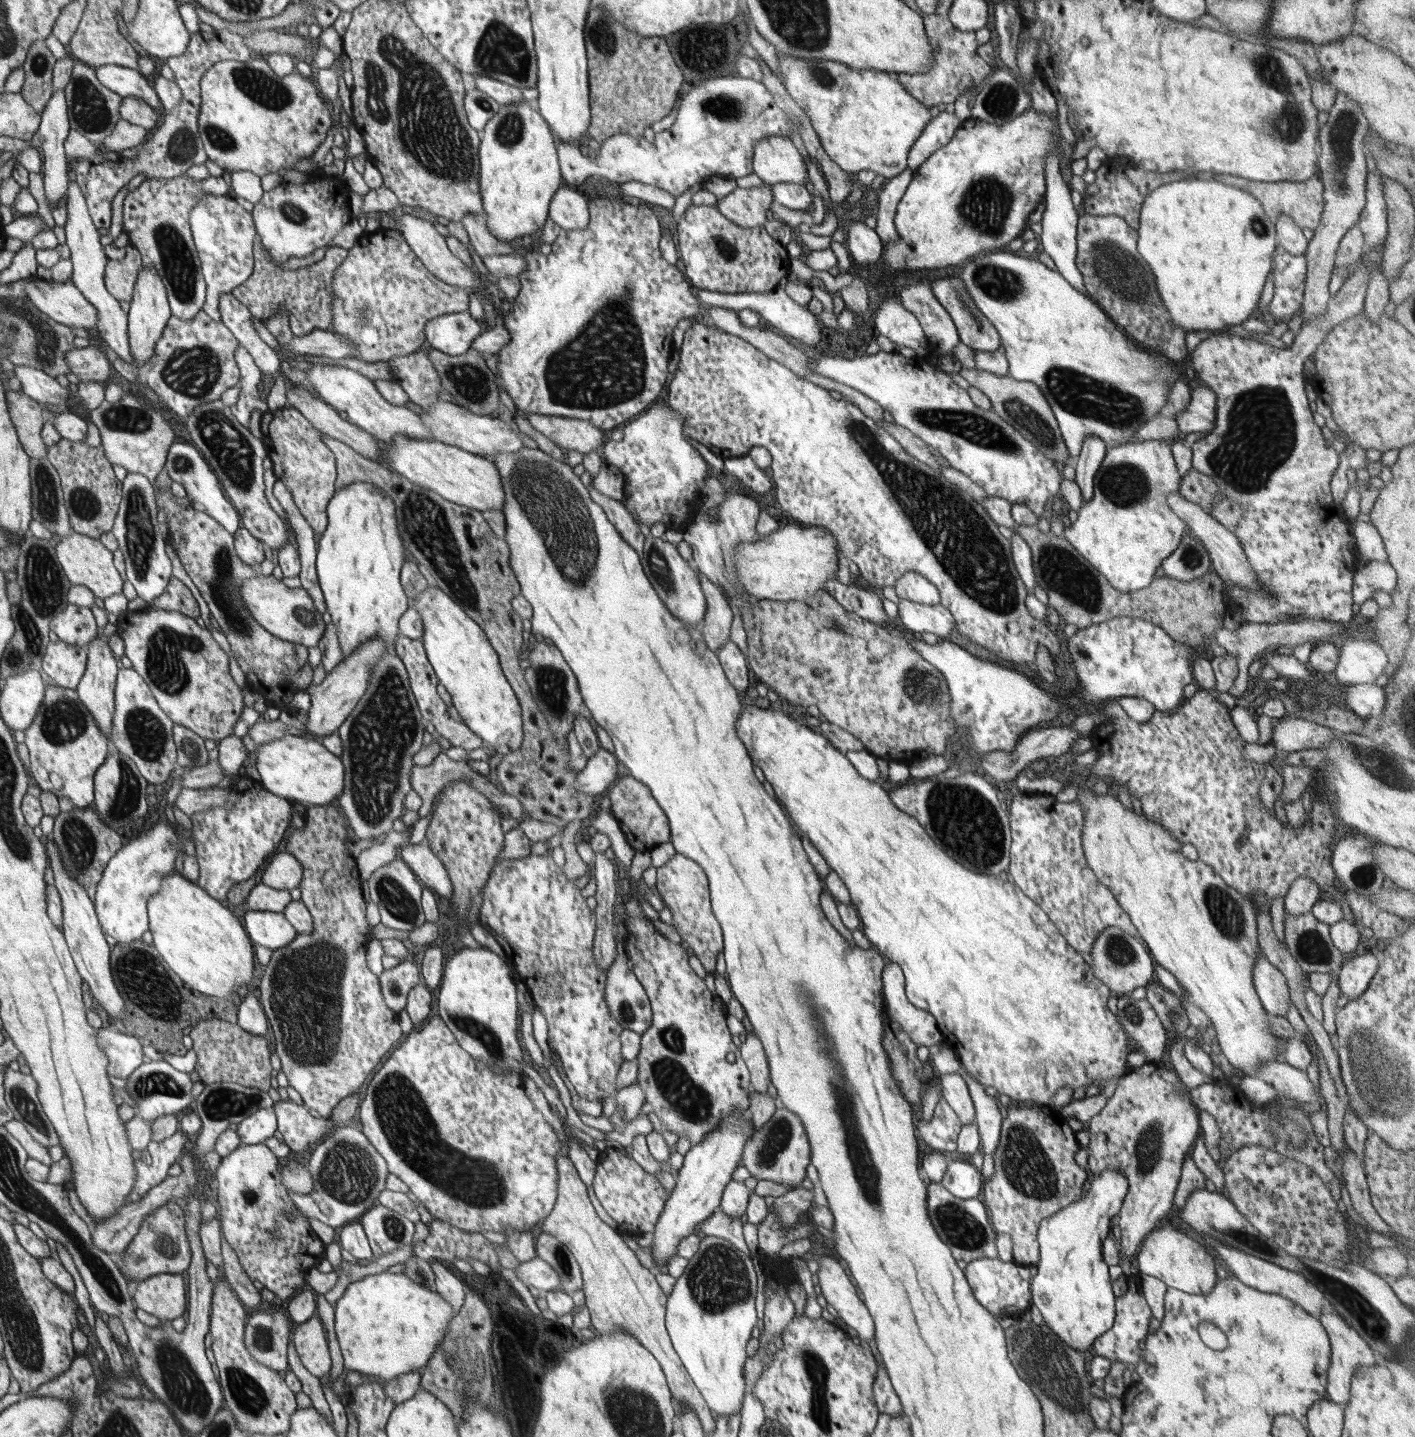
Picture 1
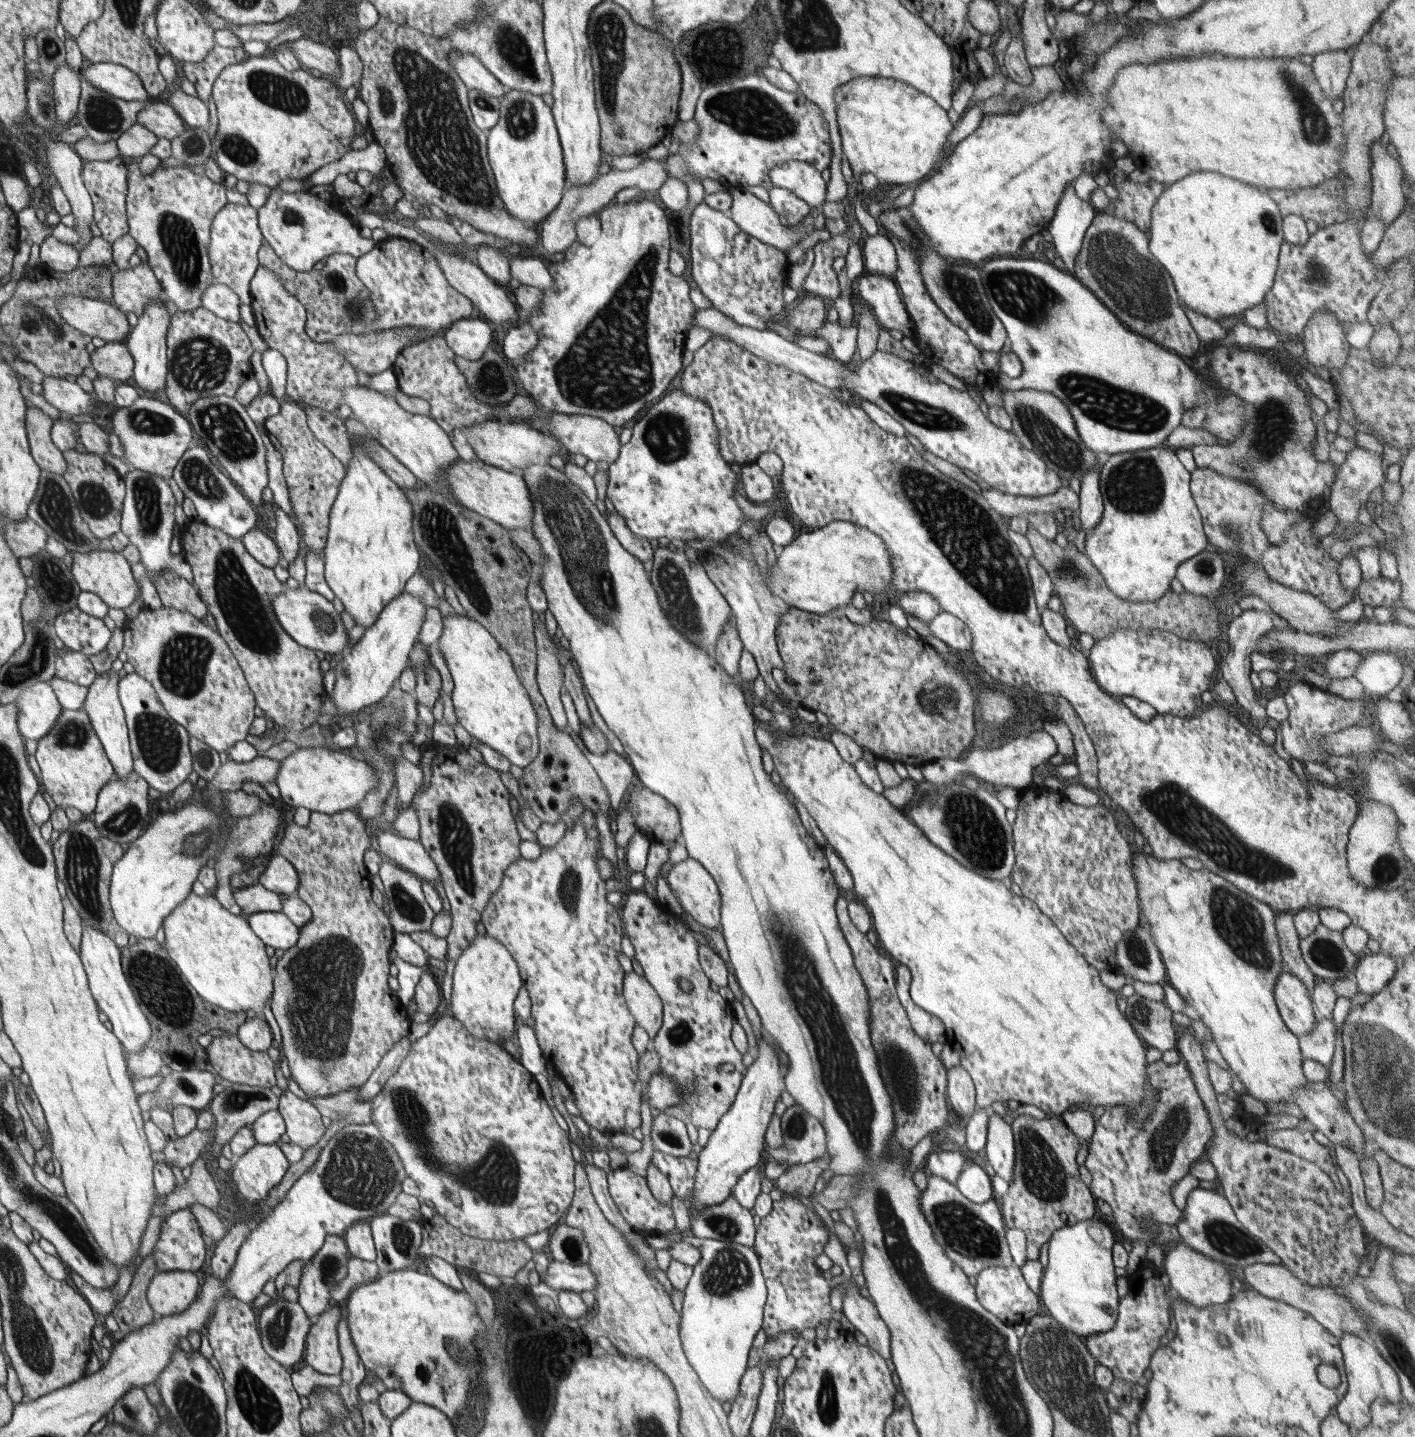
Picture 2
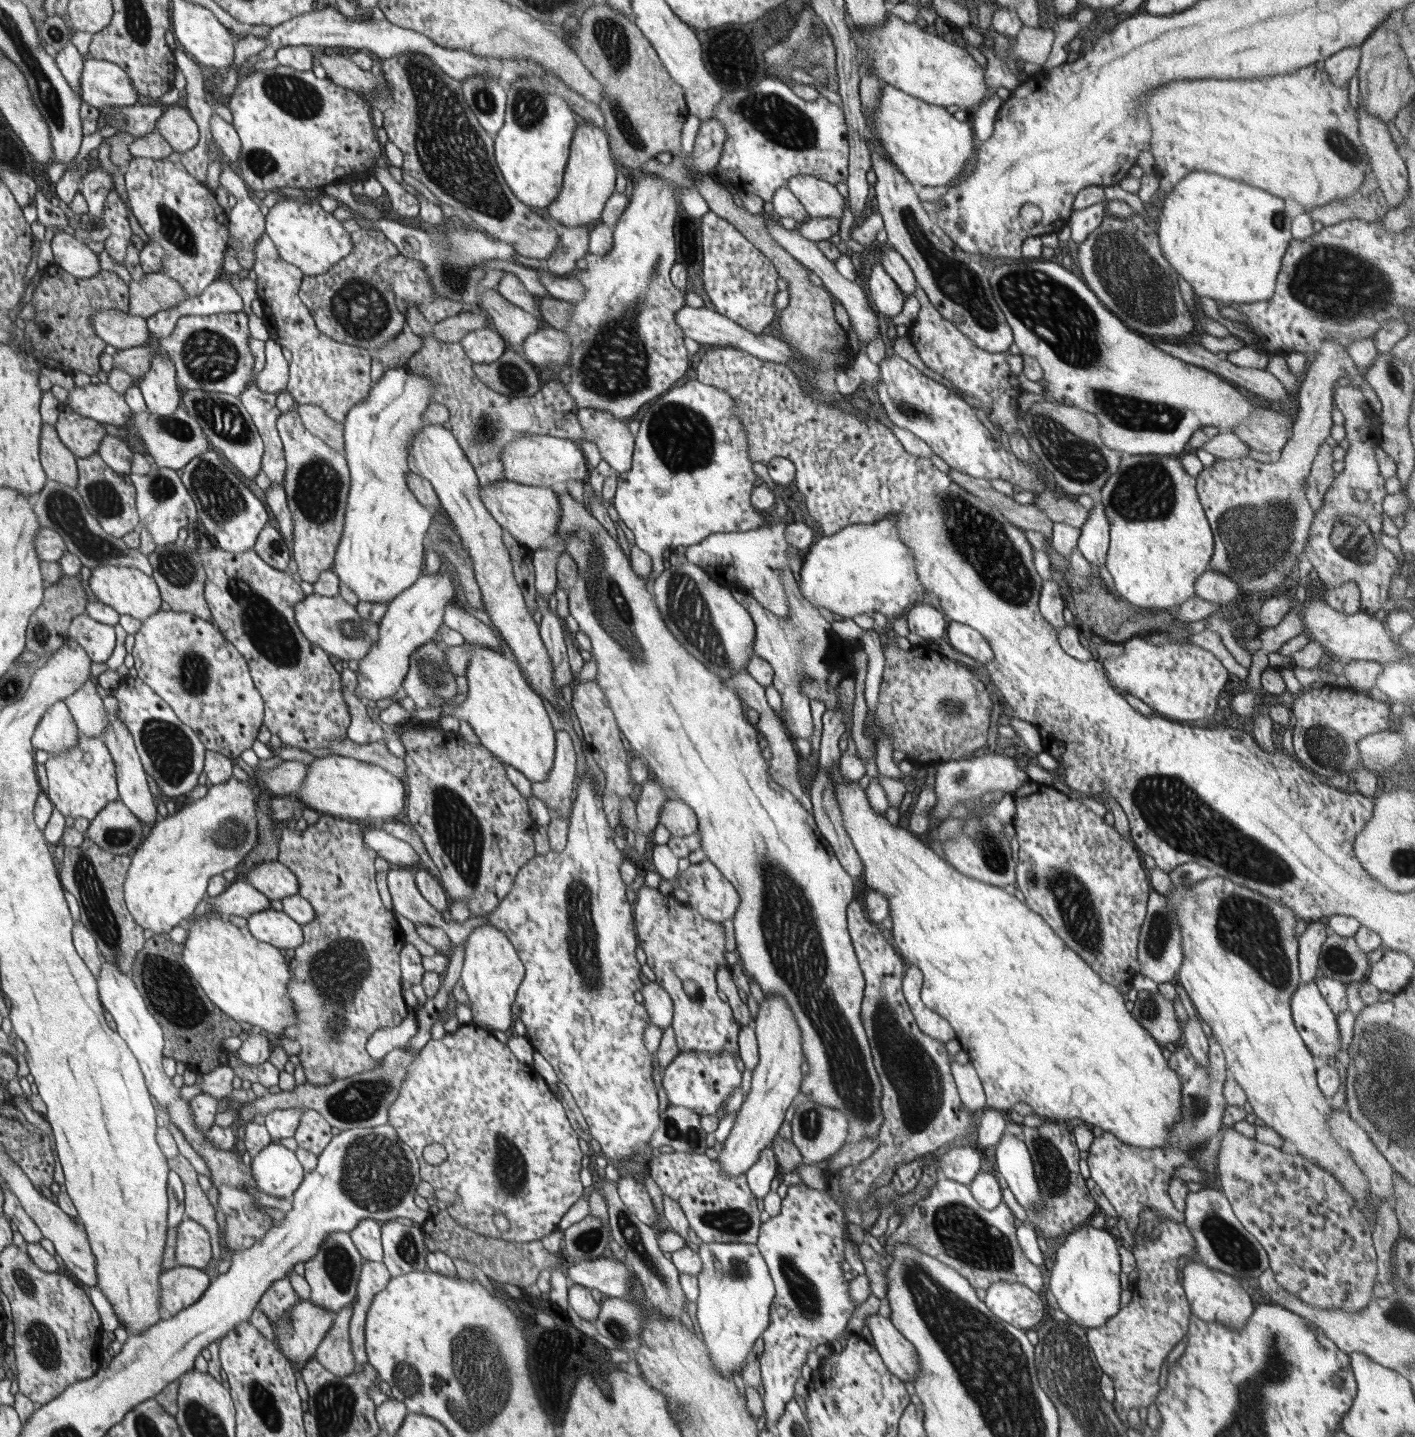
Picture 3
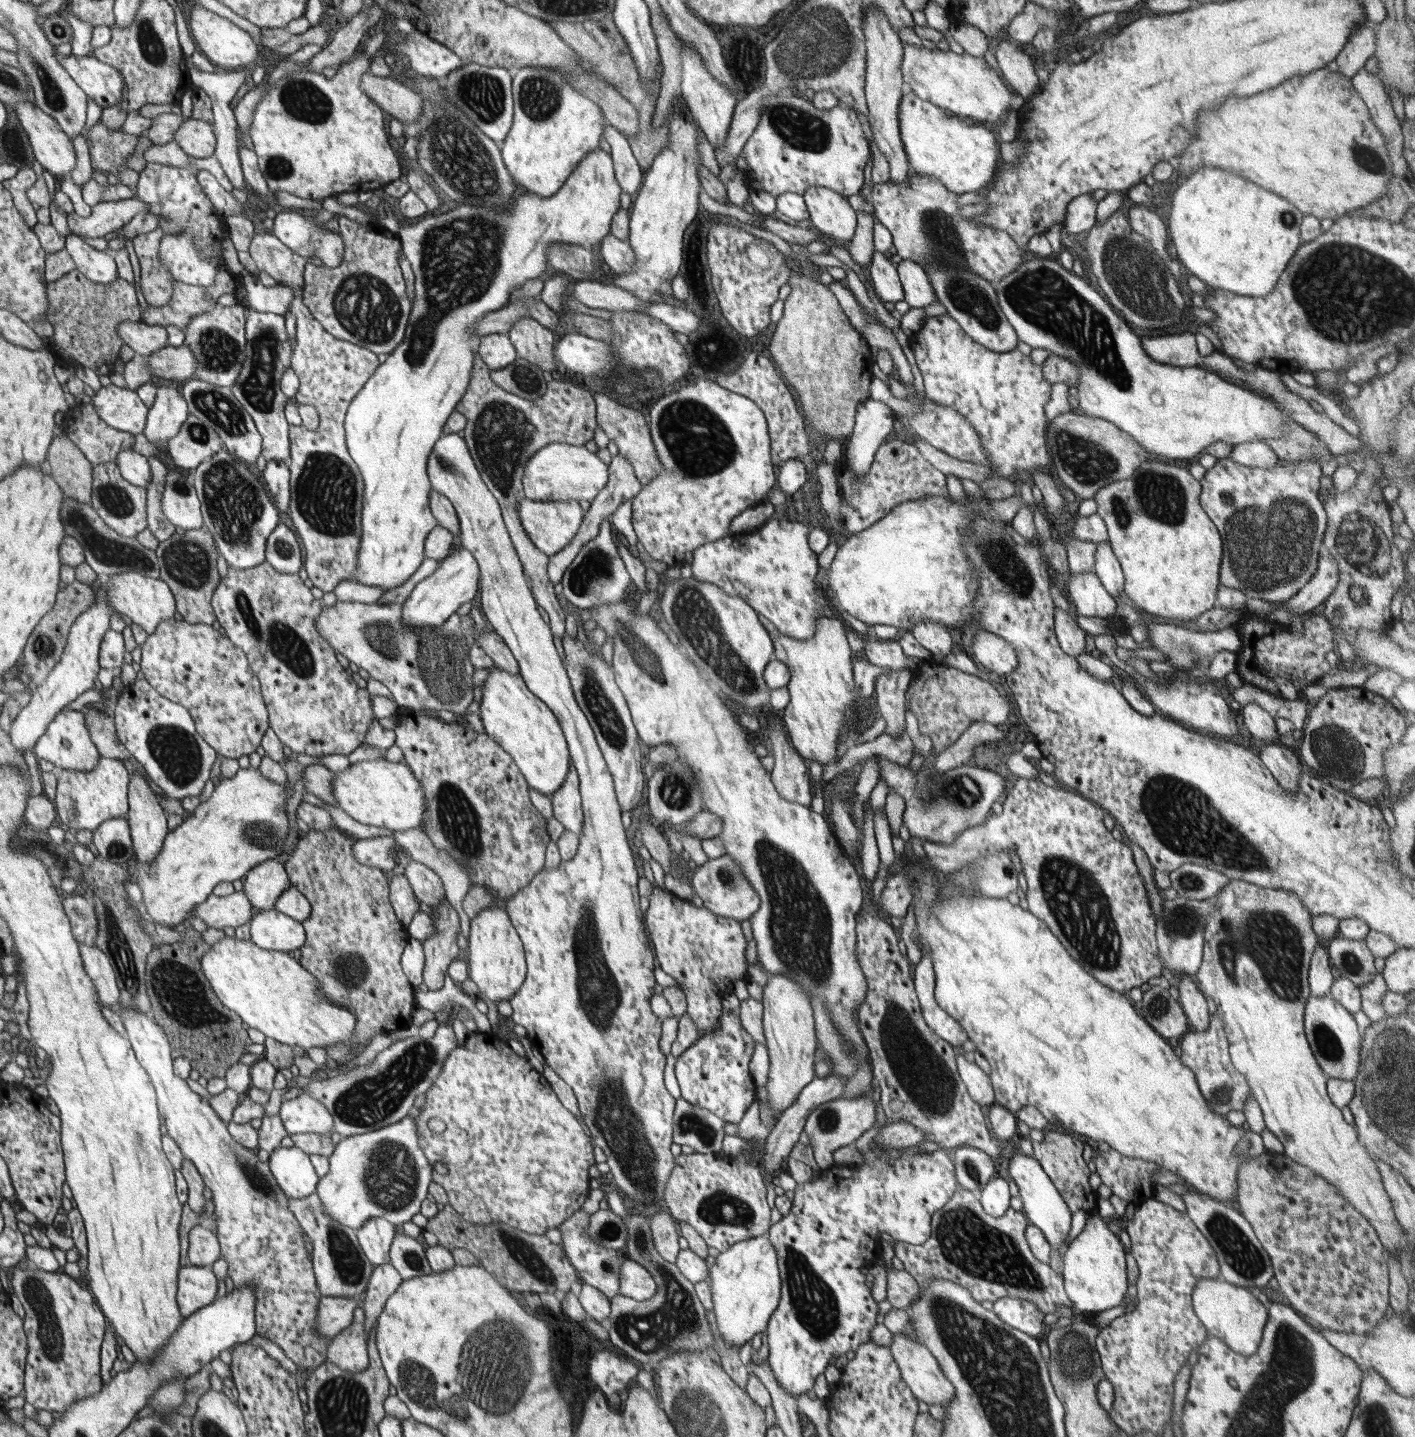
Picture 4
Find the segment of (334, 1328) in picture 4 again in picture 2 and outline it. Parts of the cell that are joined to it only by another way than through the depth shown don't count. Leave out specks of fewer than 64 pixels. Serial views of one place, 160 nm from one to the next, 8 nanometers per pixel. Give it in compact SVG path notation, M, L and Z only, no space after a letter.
M284 1298L272 1301L258 1311L258 1327L266 1354L282 1366L292 1366L302 1360L310 1329L314 1321L306 1314L303 1306L297 1302L286 1301Z

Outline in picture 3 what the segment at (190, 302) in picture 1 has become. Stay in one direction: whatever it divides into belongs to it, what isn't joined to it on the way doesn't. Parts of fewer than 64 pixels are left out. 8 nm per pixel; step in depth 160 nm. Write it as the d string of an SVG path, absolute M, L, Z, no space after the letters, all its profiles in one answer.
M133 157L123 171L128 200L134 216L152 242L164 248L164 270L161 272L178 281L186 296L199 296L205 289L209 289L218 272L222 270L222 262L225 262L224 252L228 246L229 228L226 226L229 226L229 220L224 210L218 206L216 196L206 186L202 186L194 175L190 175L181 162Z

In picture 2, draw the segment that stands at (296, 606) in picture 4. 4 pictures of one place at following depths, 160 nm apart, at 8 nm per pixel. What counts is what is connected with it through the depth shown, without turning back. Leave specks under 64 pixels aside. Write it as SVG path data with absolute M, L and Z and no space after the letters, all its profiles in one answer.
M194 517L186 523L180 529L180 534L178 536L178 553L184 554L186 562L191 566L193 572L193 584L197 587L200 592L201 598L208 604L208 610L210 614L214 617L216 621L218 632L225 638L225 641L233 647L233 654L237 657L237 661L240 663L242 670L245 670L246 678L249 679L250 686L254 689L254 694L257 695L258 708L264 710L266 718L272 720L276 729L288 729L288 731L302 732L306 731L310 724L316 723L316 718L322 713L322 702L324 702L324 687L322 680L325 680L325 676L322 676L322 670L320 670L320 658L316 656L316 652L312 652L312 649L302 646L293 639L280 624L277 619L277 614L273 609L273 597L280 594L284 590L282 582L274 576L274 570L270 567L266 568L258 559L255 559L253 555L246 550L245 543L240 539L232 538L226 535L226 532L220 531L217 527L208 526L206 523L202 522L198 517Z

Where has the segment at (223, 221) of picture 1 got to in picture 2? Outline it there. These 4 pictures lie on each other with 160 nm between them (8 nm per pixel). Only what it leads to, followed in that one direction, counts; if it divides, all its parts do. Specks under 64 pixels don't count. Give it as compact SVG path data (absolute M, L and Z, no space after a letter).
M226 203L224 209L213 218L212 240L209 244L210 263L213 264L213 284L226 284L241 301L242 305L252 306L250 282L258 268L258 251L262 246L262 234L258 228L258 216L253 206Z

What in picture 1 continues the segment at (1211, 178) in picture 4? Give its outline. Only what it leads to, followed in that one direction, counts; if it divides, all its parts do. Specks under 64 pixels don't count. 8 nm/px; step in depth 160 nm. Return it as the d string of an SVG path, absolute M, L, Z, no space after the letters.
M1196 178L1194 180L1180 180L1180 182L1175 180L1166 184L1166 186L1160 186L1160 188L1153 190L1142 203L1137 234L1135 250L1153 274L1157 303L1162 303L1165 306L1170 324L1178 326L1180 330L1186 330L1187 333L1218 333L1224 331L1225 328L1242 325L1244 321L1251 317L1252 310L1259 304L1268 273L1272 271L1272 259L1278 245L1275 223L1271 221L1262 203L1252 193L1244 188L1230 186L1221 180L1200 180L1200 178L1198 180Z

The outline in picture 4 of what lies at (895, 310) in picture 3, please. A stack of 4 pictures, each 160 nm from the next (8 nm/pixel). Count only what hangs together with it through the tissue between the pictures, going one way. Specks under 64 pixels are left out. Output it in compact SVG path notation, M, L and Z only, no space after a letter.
M874 252L870 266L871 287L880 301L897 303L905 300L896 266L890 262L888 253Z

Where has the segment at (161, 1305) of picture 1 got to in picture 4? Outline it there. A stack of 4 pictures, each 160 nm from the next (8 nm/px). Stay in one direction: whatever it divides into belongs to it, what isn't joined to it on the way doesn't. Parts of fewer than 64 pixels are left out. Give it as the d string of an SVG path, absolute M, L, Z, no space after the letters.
M190 1265L181 1267L178 1278L177 1302L181 1314L185 1318L192 1316L197 1310L212 1304L218 1292L218 1282L214 1272L207 1267Z

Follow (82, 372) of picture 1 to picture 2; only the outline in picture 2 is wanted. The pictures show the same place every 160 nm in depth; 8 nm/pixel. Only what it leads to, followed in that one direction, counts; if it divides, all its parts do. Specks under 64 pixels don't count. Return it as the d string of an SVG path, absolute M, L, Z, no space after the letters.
M106 343L90 355L91 366L100 377L110 377L119 383L133 376L134 357L125 343Z

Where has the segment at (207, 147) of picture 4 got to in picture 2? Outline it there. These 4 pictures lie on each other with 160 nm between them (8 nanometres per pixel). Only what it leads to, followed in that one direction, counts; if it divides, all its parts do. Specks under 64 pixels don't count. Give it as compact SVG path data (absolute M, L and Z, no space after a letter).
M148 102L139 112L137 122L149 128L157 137L169 141L180 136L188 125L170 103L162 102L154 104Z

